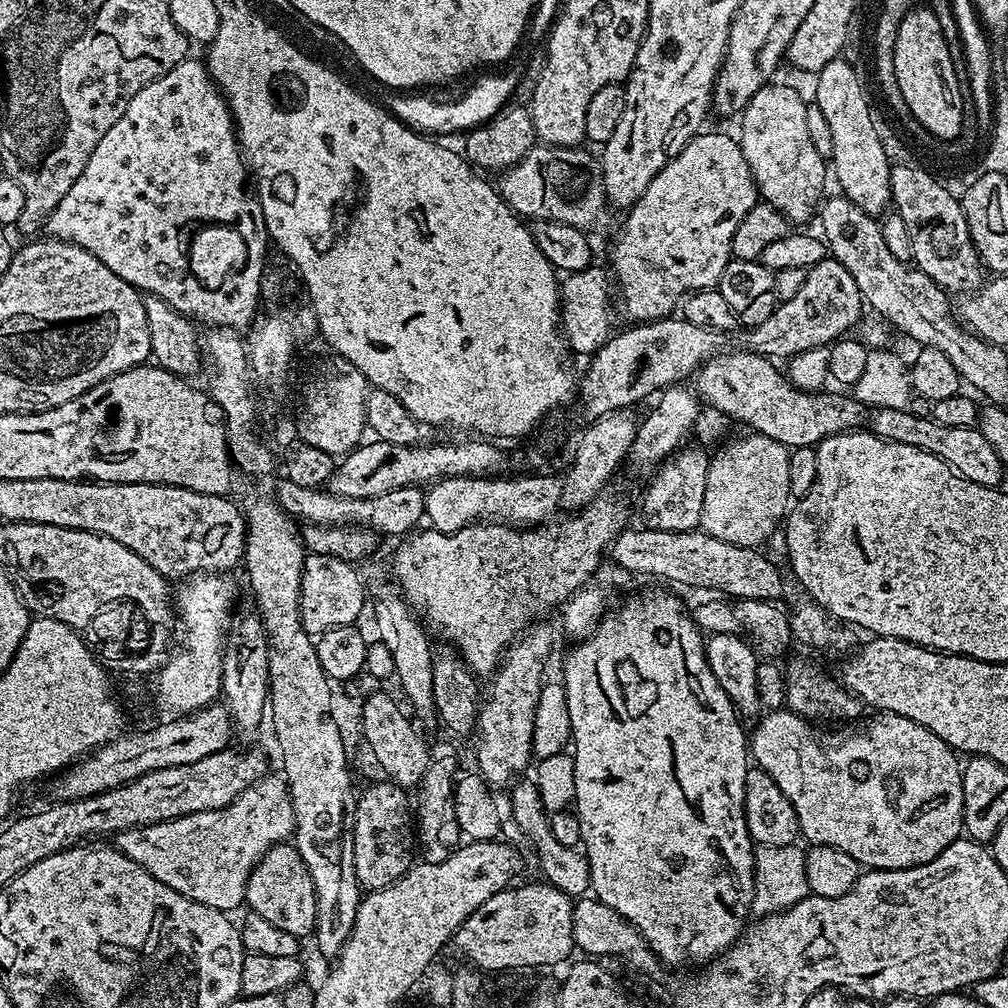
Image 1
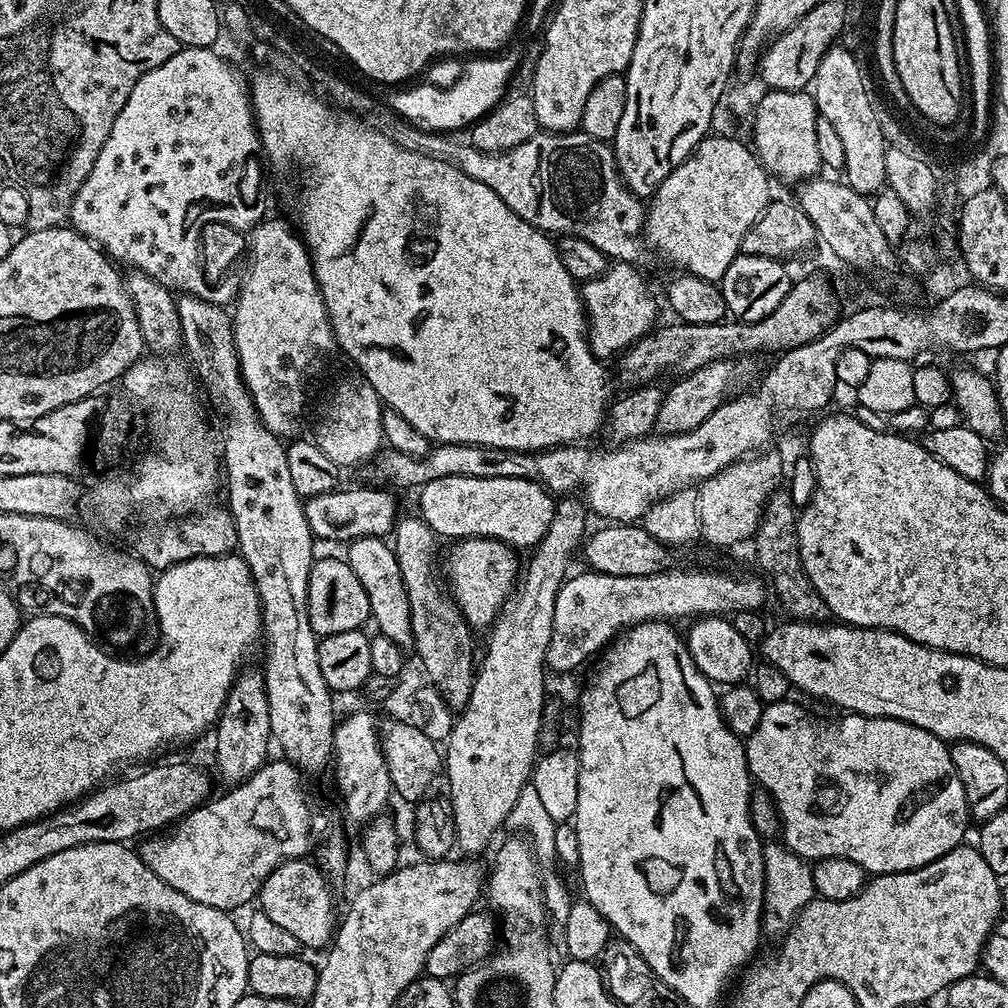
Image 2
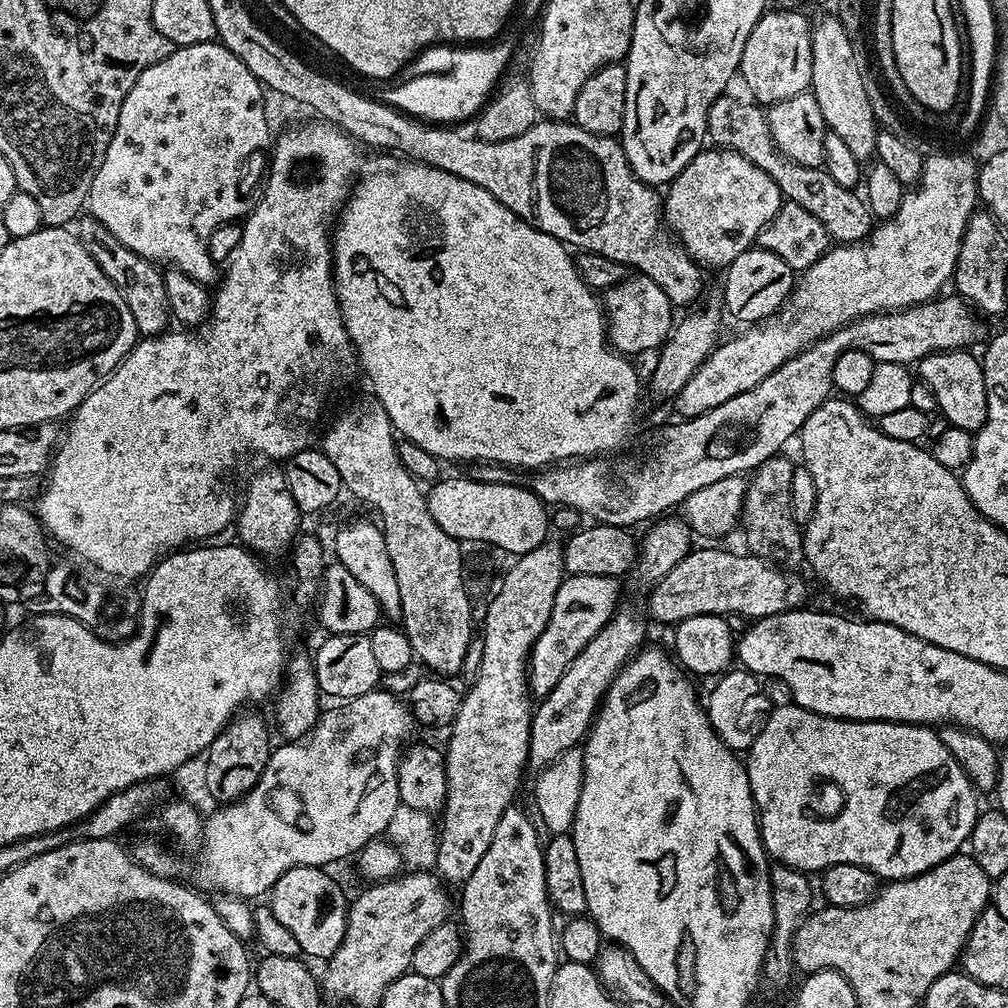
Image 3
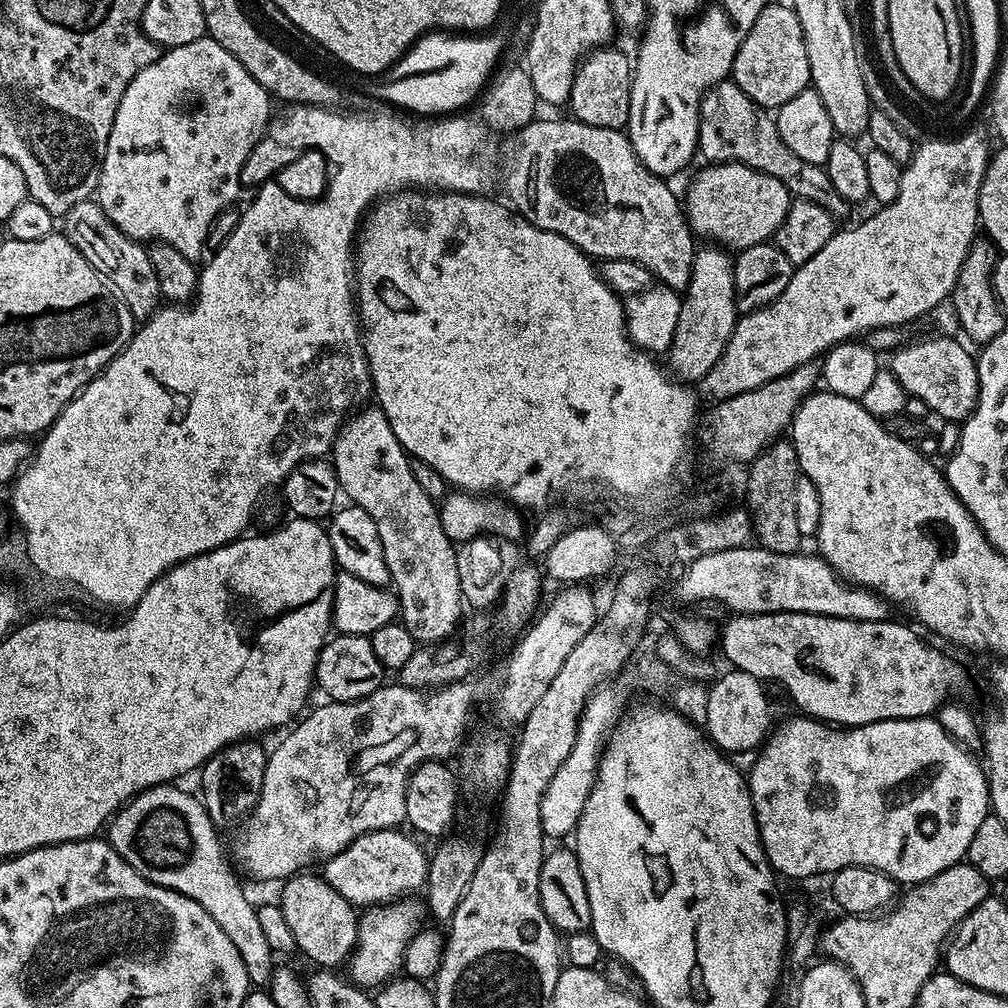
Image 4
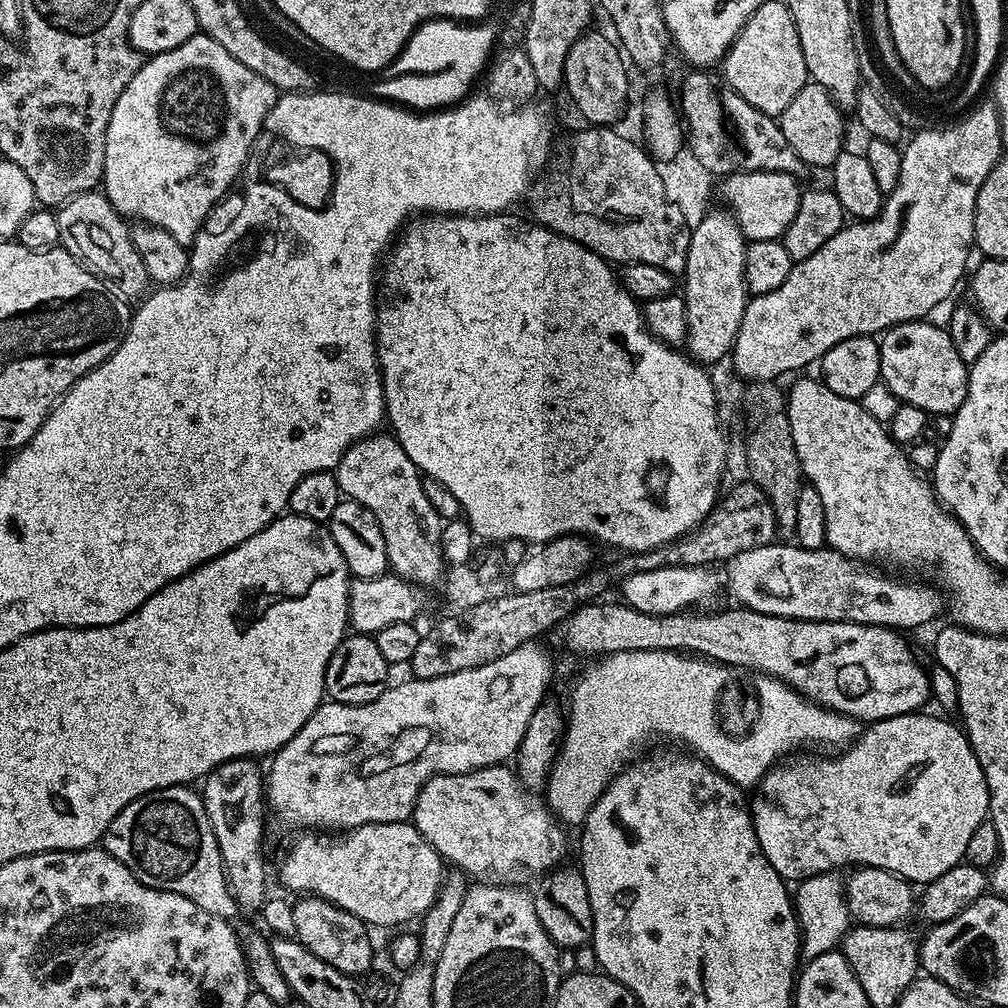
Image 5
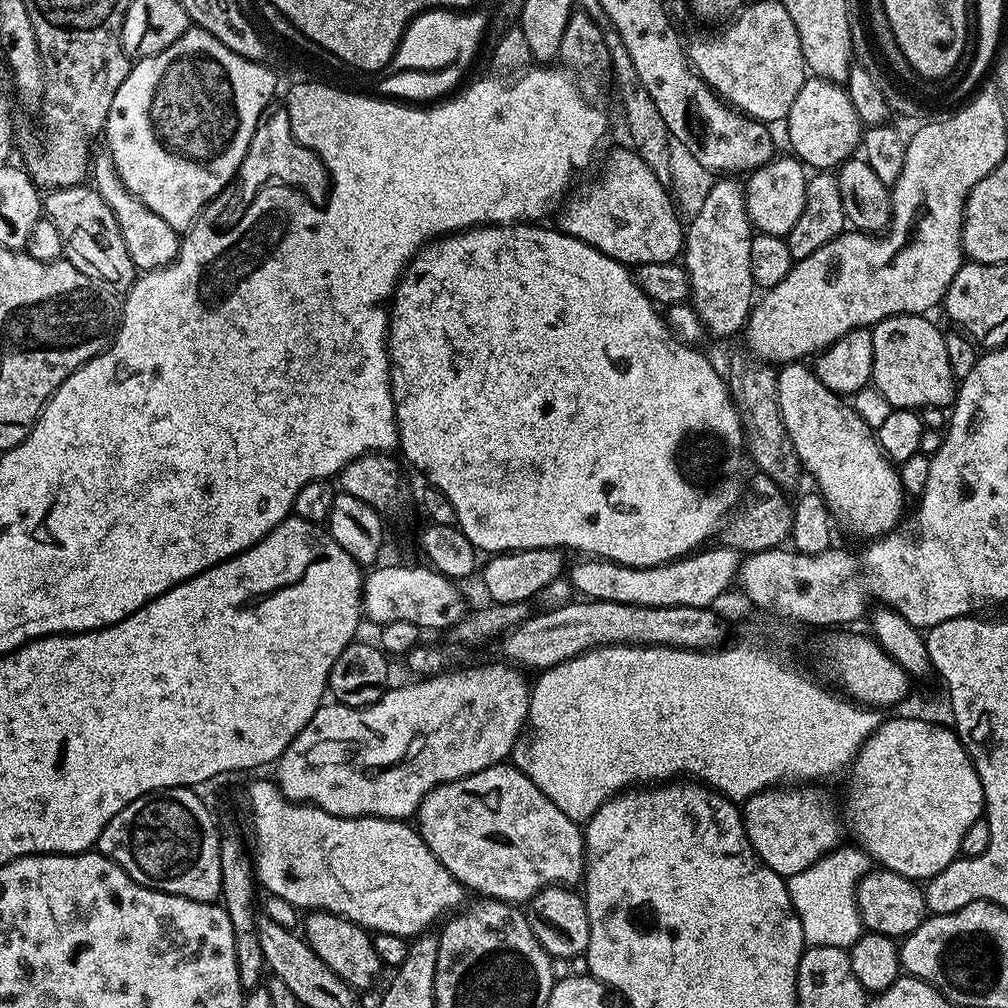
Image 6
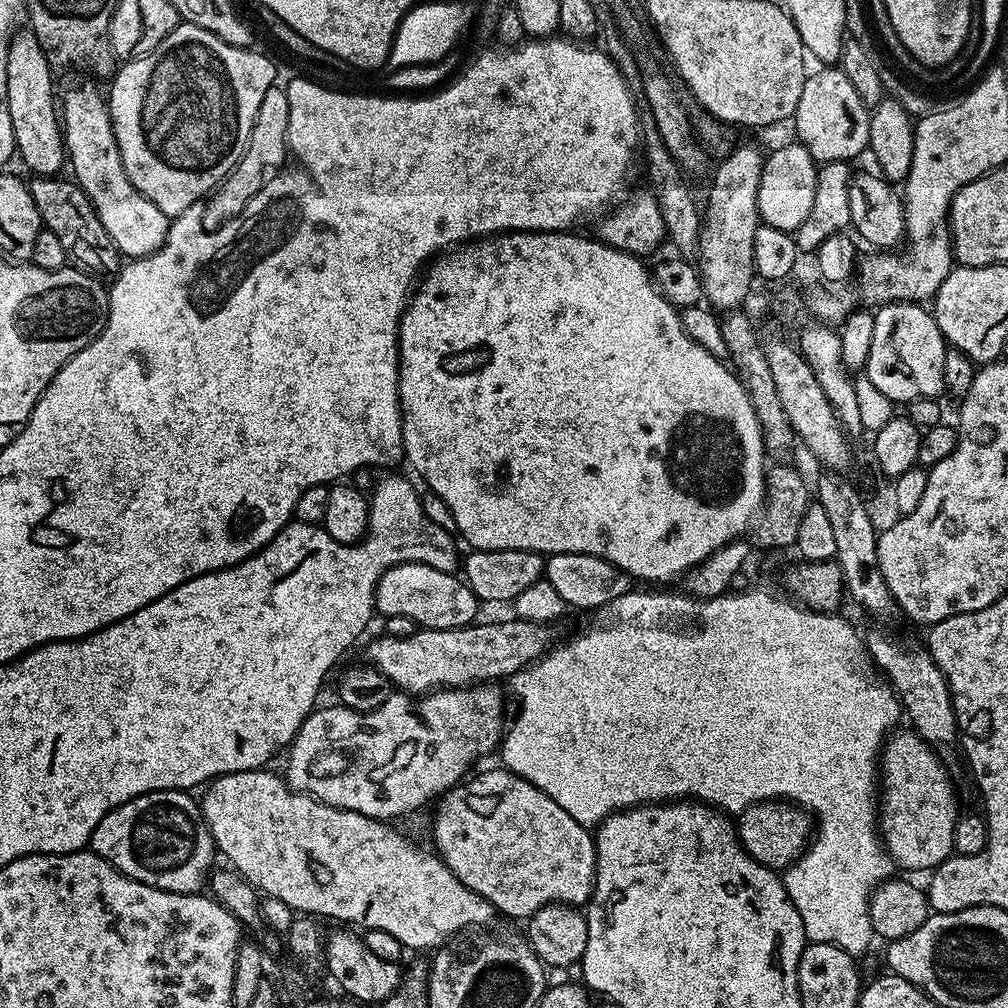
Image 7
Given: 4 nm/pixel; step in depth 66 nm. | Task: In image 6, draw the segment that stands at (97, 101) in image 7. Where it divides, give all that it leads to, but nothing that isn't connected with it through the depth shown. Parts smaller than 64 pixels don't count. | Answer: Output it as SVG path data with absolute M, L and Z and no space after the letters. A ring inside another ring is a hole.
M101 154L91 157L90 184L98 194L102 194L106 206L110 206L110 210L114 212L114 218L118 220L118 230L122 230L122 239L126 242L126 250L130 250L130 258L141 273L165 268L167 264L176 260L182 239L181 233L173 230L163 218L154 214L154 210L147 208L141 200L134 198L134 194L126 190L111 156Z

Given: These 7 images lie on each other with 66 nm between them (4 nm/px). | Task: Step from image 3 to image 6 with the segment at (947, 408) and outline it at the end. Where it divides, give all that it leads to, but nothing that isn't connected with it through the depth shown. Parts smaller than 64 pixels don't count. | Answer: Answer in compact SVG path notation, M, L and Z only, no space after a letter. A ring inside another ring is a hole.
M924 314L919 316L891 316L871 329L872 341L874 342L872 384L884 395L886 402L892 404L893 408L947 409L956 399L958 381L952 372L950 358L946 356L945 333L939 332L928 319L929 317Z

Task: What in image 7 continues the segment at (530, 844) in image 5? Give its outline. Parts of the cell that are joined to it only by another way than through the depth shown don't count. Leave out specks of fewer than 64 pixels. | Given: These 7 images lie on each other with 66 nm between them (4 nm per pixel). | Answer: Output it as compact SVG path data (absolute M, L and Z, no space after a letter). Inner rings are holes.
M495 767L439 797L432 836L440 859L503 915L527 918L547 904L587 905L596 885L593 833L570 818L554 798L521 776Z

